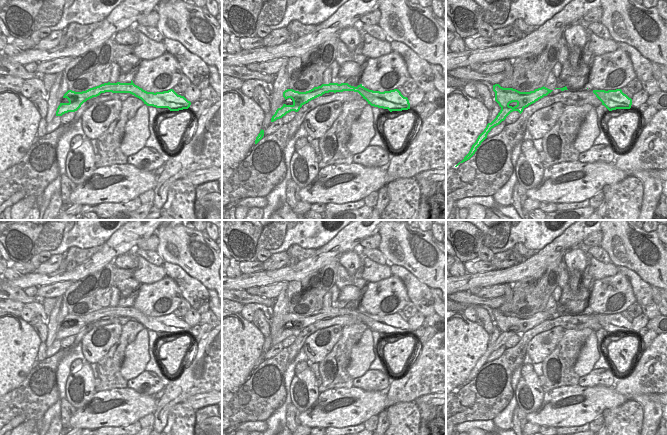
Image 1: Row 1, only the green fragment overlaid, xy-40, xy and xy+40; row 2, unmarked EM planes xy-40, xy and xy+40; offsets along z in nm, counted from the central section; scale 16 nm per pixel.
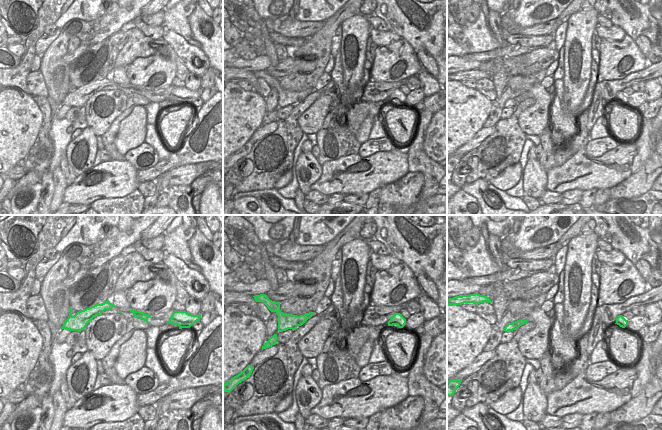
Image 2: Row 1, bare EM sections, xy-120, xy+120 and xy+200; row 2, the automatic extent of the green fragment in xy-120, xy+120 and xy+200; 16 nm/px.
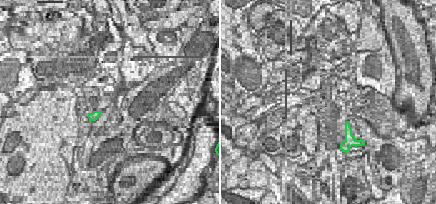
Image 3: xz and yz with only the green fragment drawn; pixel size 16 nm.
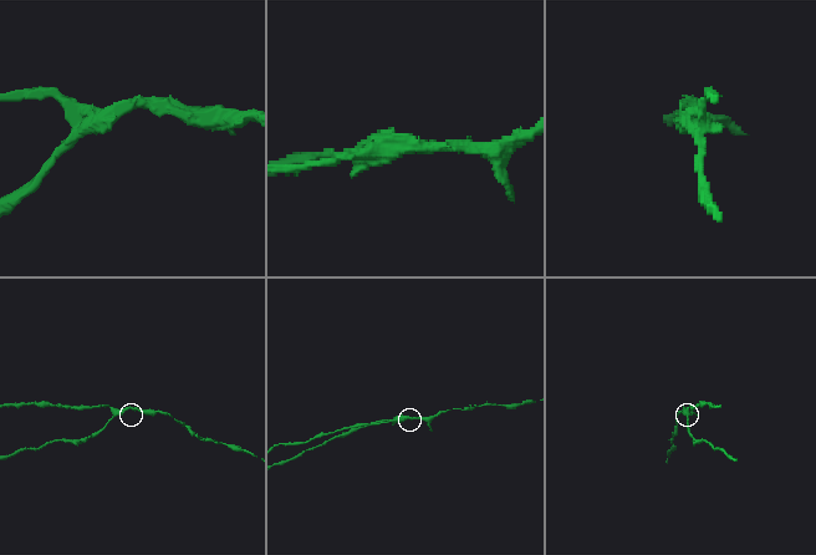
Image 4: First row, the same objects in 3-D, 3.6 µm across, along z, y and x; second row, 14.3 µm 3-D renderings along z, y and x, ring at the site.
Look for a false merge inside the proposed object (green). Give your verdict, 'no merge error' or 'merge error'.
merge error

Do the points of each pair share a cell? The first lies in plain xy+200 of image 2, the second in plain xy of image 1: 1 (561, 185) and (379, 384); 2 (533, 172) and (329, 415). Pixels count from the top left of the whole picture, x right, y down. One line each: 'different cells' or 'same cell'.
1: different cells
2: different cells

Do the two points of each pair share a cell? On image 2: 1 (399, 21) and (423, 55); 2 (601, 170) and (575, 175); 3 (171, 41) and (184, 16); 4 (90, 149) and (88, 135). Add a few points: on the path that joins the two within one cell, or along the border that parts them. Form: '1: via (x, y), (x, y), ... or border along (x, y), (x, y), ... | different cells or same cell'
1: border along (417, 51), (426, 50), (436, 63) | different cells
2: via (595, 171), (581, 172) | same cell
3: border along (163, 25), (171, 28), (189, 43), (195, 45) | different cells
4: via (89, 146), (88, 138) | same cell

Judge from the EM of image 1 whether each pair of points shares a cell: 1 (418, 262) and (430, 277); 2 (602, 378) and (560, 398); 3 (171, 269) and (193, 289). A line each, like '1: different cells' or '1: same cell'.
1: same cell
2: different cells
3: same cell

